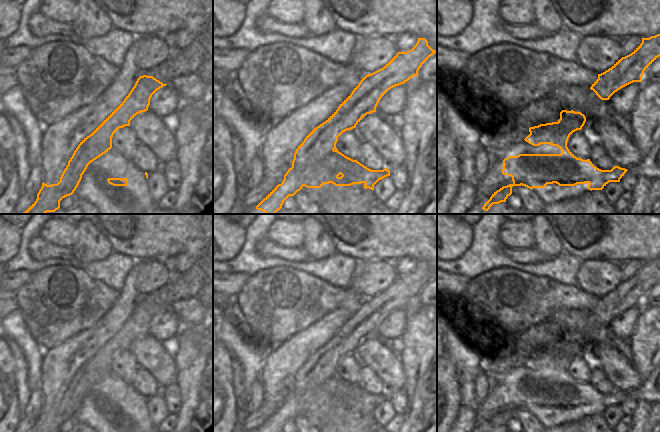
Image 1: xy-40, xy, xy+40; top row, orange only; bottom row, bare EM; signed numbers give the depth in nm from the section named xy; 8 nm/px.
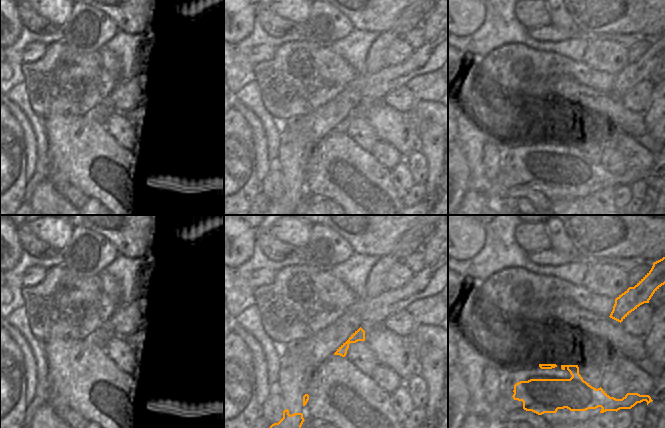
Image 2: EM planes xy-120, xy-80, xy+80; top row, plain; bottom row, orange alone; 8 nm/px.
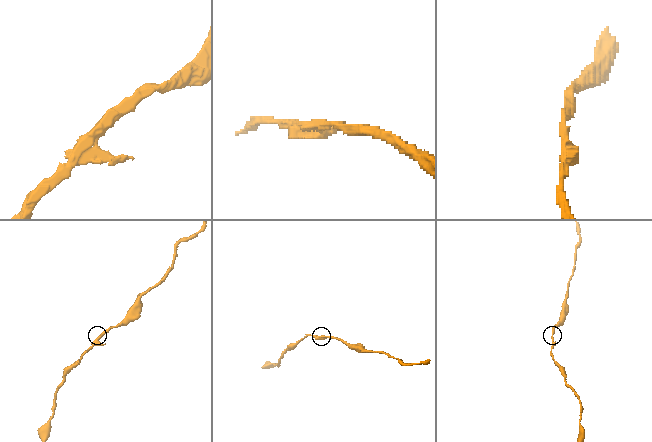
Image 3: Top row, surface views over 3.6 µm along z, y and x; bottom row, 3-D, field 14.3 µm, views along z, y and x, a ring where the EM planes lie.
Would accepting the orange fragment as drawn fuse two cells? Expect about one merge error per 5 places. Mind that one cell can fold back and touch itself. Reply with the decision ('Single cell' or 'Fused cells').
Fused cells

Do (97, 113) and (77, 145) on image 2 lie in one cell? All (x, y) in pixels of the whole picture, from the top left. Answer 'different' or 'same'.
different

